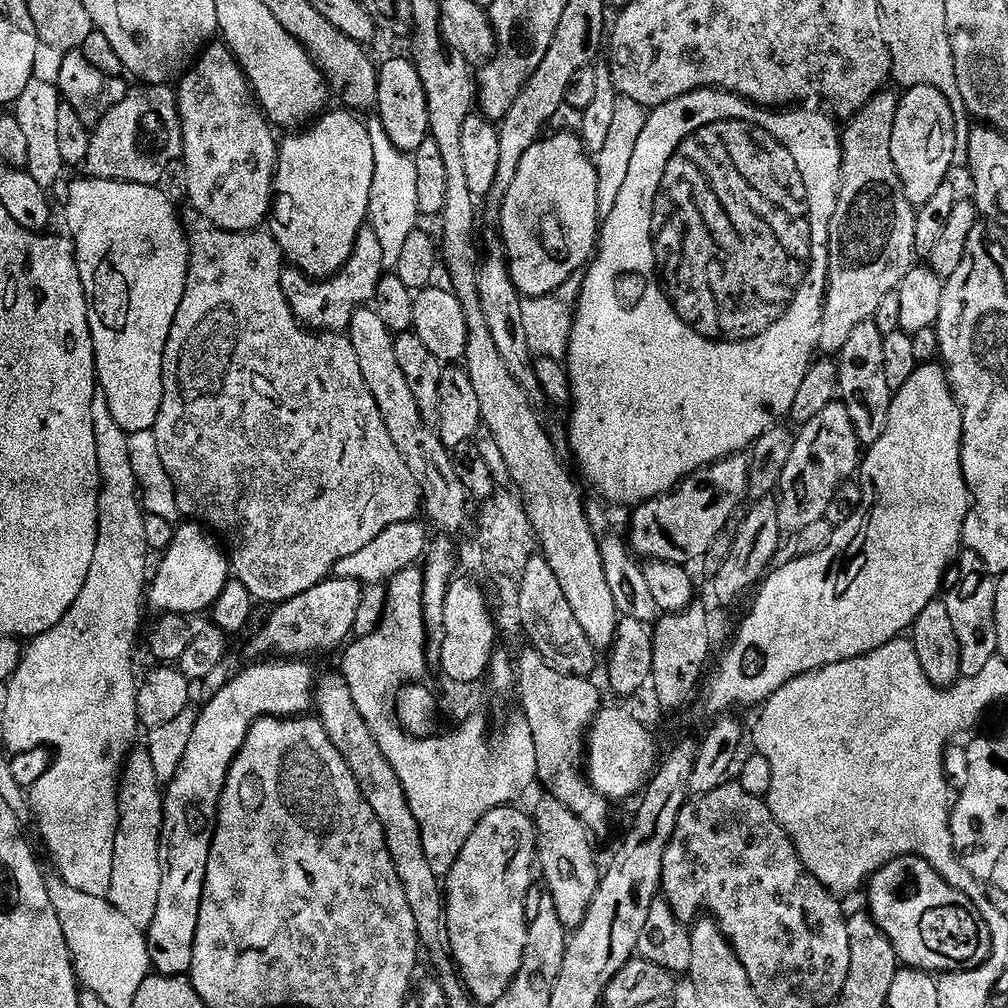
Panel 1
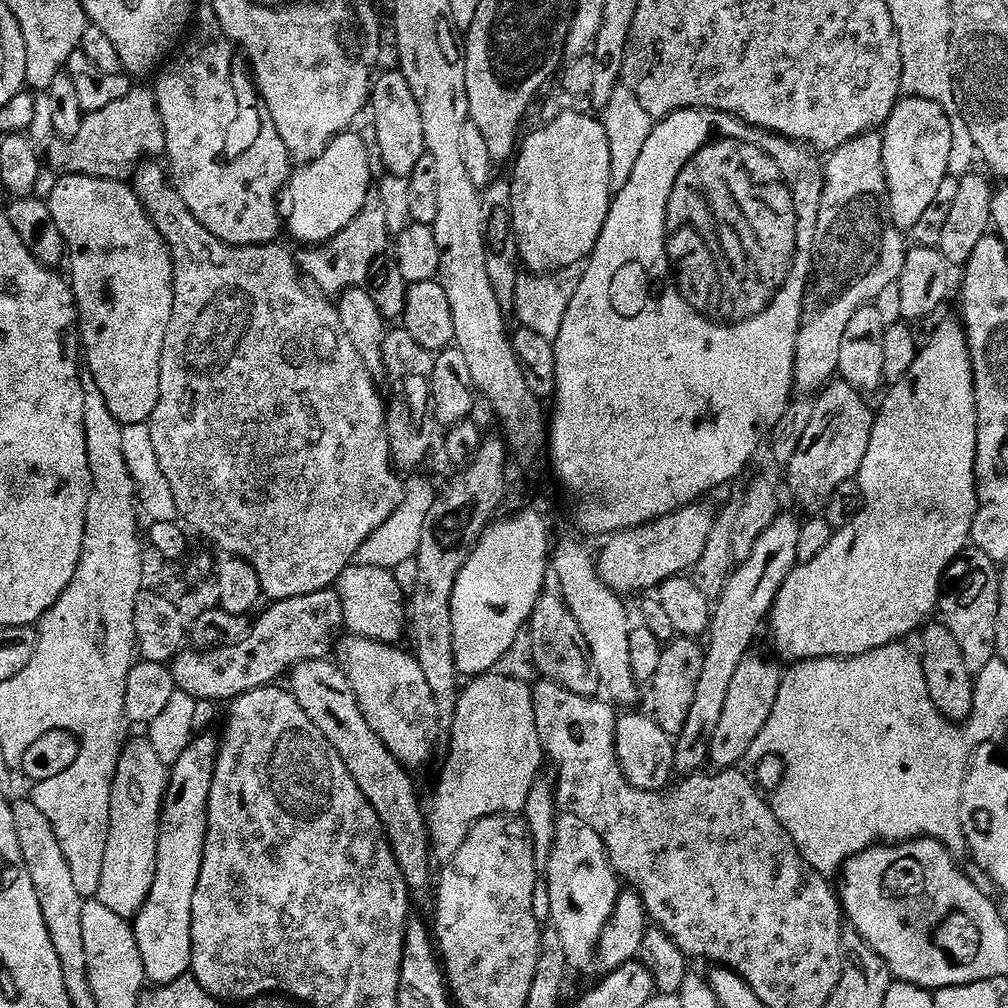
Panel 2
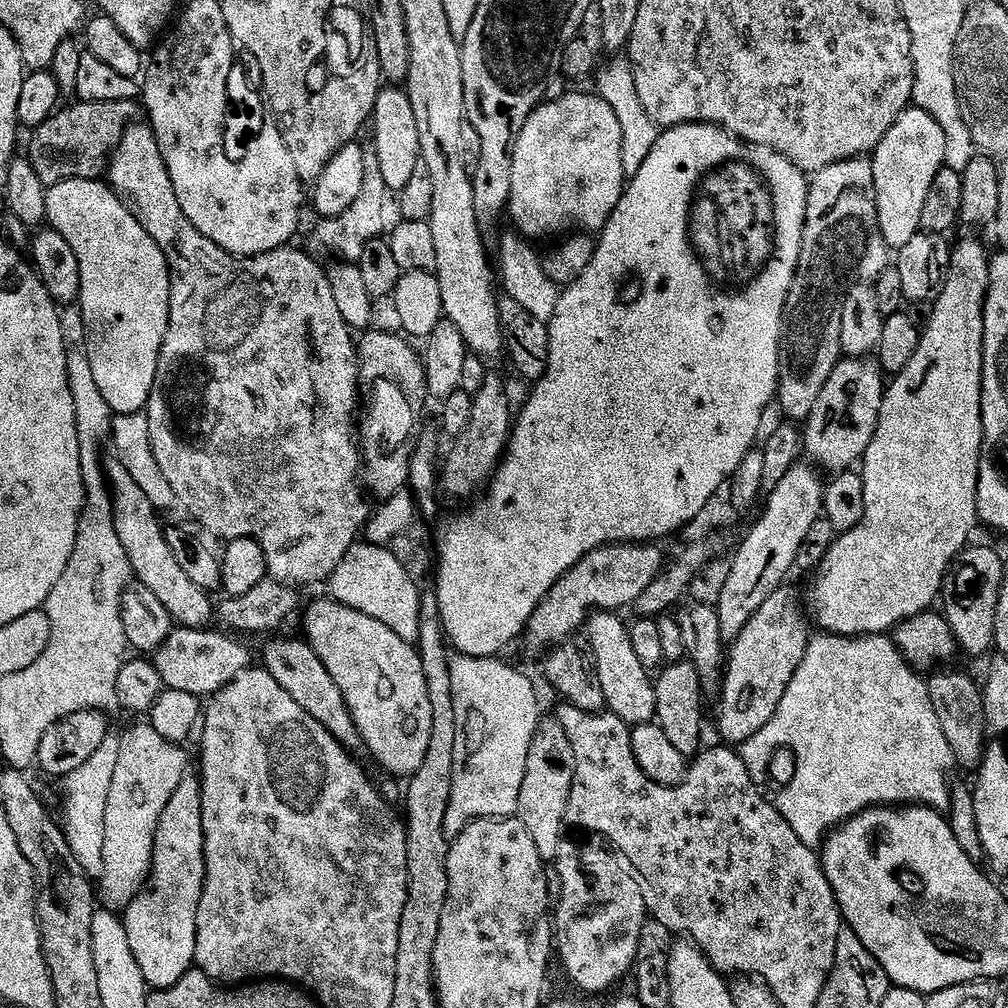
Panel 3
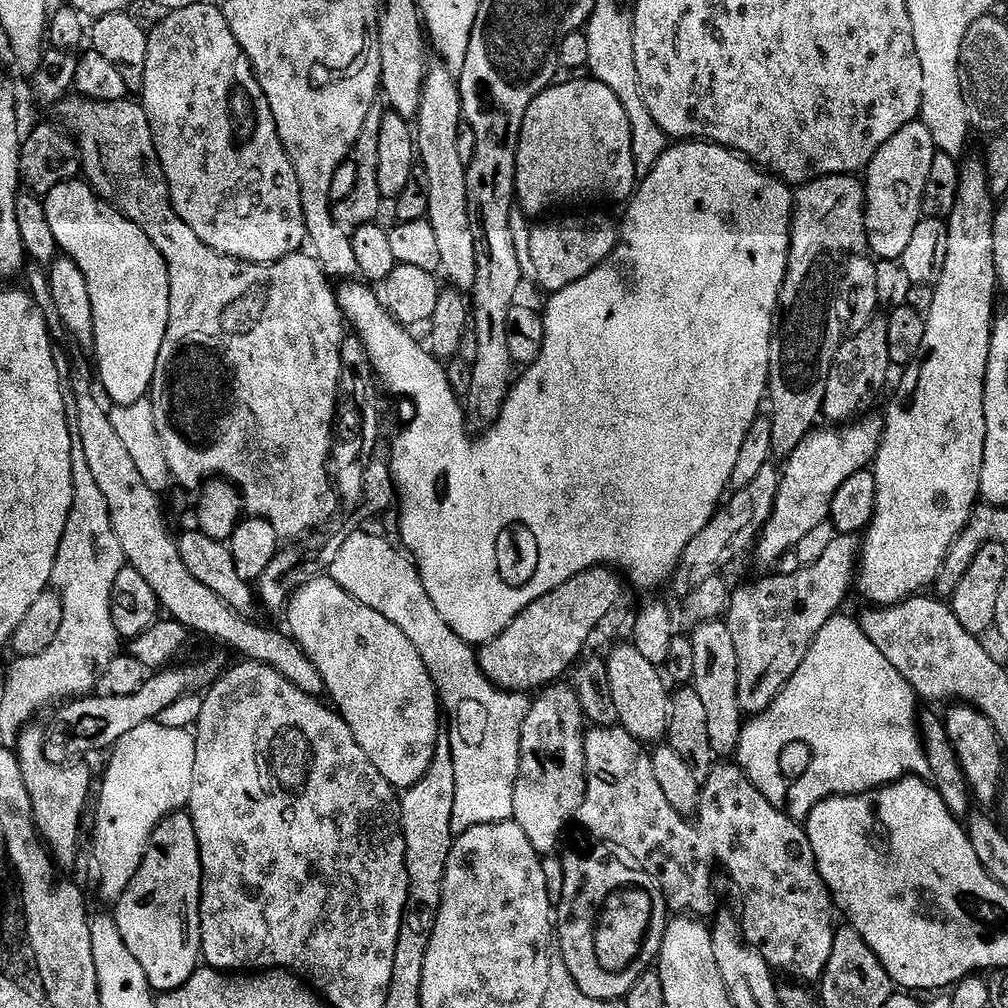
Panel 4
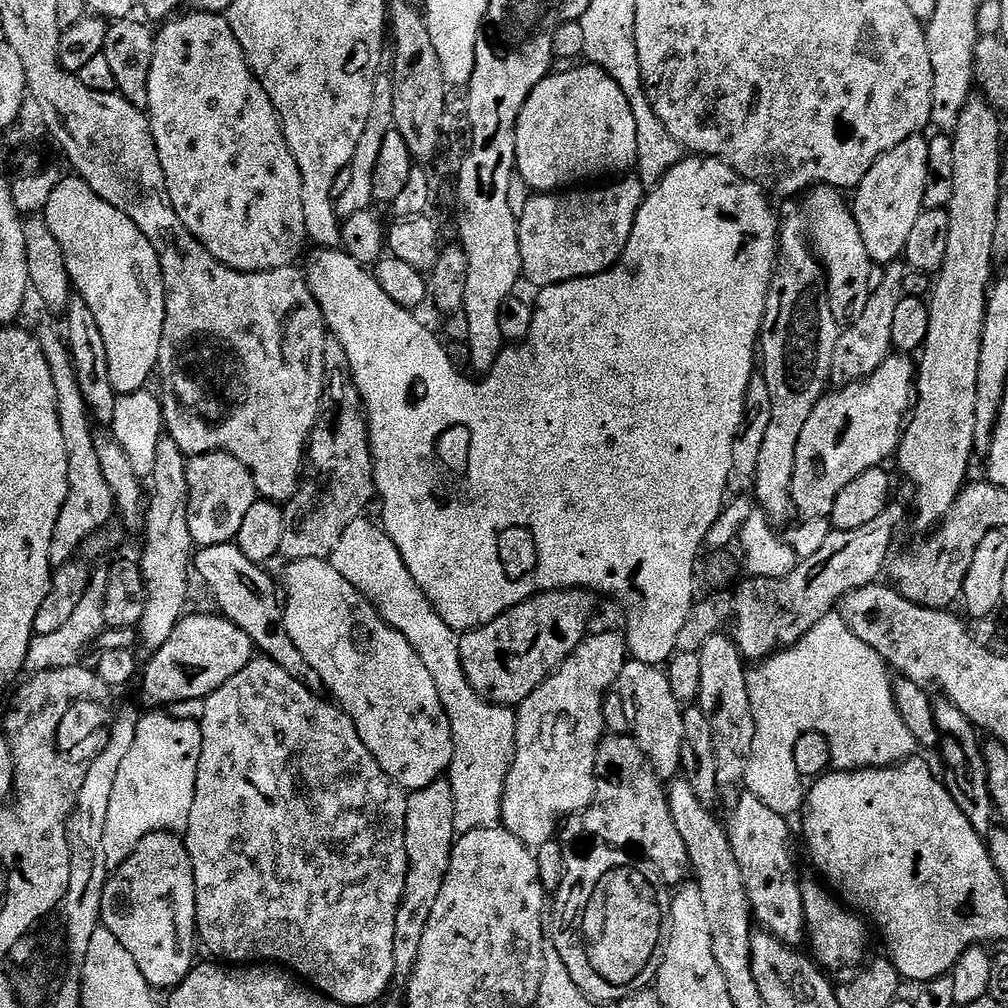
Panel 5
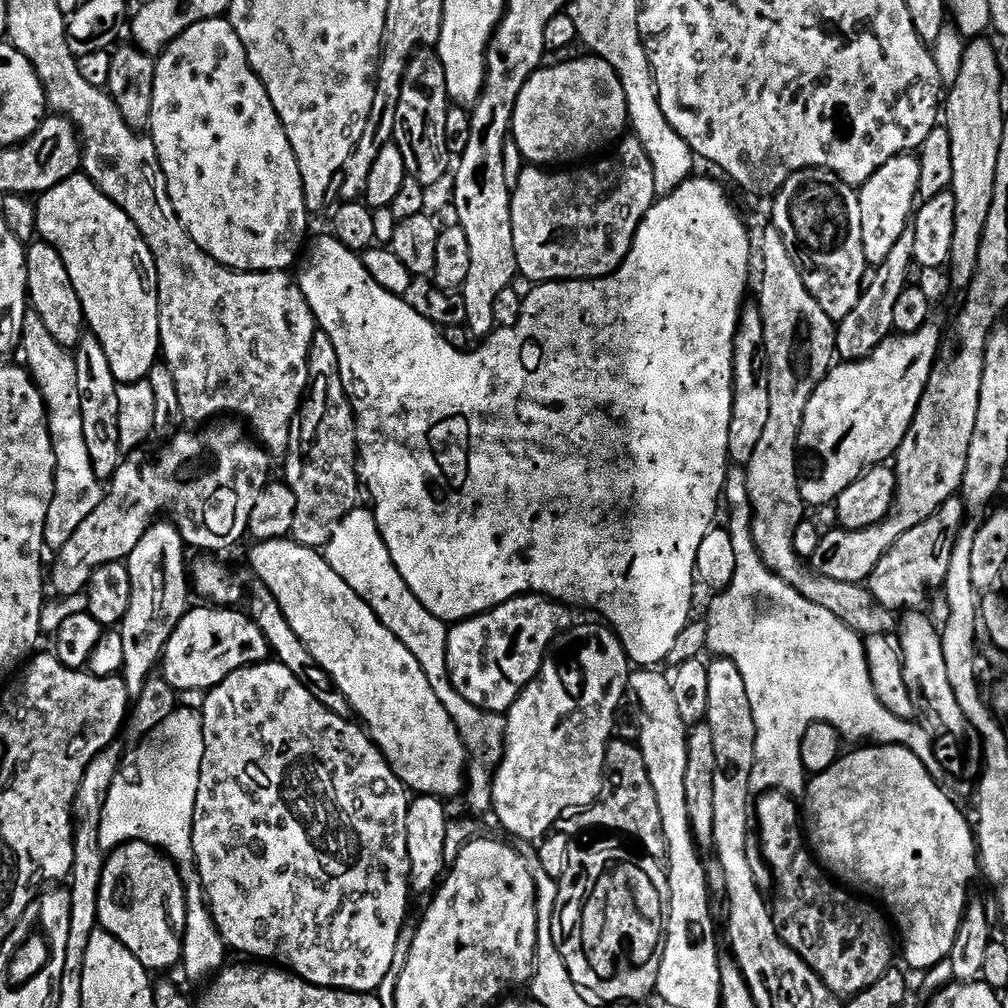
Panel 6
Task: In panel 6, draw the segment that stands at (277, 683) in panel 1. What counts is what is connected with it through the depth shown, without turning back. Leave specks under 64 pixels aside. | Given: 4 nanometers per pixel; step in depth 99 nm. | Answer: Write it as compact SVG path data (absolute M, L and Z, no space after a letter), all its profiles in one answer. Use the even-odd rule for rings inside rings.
M134 840L126 844L121 844L120 847L111 849L107 853L104 861L104 869L102 870L102 886L98 890L98 924L101 929L104 929L122 946L126 946L126 950L130 950L130 954L134 958L138 958L138 962L142 962L142 966L151 970L153 973L160 972L163 968L172 968L181 963L184 954L184 932L188 929L188 897L186 895L186 880L182 875L180 877L181 869L171 860L170 857L164 855L160 849L154 847L152 844L144 844L140 840Z

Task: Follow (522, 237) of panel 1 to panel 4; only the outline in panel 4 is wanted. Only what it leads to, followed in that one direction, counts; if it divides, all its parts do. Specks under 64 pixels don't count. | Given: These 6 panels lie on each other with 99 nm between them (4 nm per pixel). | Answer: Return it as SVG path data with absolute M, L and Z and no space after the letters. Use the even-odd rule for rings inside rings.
M591 78L585 80L568 80L565 84L553 83L551 88L538 94L534 102L526 110L526 118L522 122L520 131L520 144L516 148L516 200L519 207L523 208L529 217L535 218L539 212L548 212L559 204L568 204L571 200L621 200L627 201L635 193L638 187L638 177L632 161L632 131L630 130L630 118L626 118L626 110L622 110L622 102L614 95L614 90L602 82Z

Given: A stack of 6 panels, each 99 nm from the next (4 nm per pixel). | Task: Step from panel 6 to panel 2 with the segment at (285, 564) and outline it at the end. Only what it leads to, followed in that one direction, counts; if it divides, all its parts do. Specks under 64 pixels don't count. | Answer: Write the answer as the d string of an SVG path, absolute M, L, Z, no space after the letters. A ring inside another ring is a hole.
M348 634L335 645L334 656L358 698L366 722L370 722L370 730L382 738L390 754L405 766L426 763L436 744L438 717L434 694L430 694L426 674L422 674L415 655L403 652L400 646Z

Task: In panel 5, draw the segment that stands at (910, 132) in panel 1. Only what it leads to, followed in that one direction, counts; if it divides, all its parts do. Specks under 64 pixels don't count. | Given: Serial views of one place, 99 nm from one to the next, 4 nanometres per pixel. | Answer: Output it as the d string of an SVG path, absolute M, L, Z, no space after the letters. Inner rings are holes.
M923 135L898 142L894 150L882 154L870 166L866 178L854 189L856 201L851 201L852 216L862 234L866 254L873 265L887 266L899 261L910 238L910 229L924 211L924 191L928 177L928 140Z

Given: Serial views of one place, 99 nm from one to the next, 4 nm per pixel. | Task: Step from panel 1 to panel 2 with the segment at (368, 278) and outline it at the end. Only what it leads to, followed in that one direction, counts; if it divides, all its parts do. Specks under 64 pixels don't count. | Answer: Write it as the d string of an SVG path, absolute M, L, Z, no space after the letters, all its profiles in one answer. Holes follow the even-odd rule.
M372 194L369 195L358 218L354 218L354 222L346 226L346 230L342 230L333 240L327 240L325 244L317 244L311 250L300 250L304 252L297 251L295 258L301 273L313 285L316 283L315 287L325 297L336 298L348 288L367 285L374 262L378 257L385 255L389 248L390 233L386 222L386 210L379 195Z

